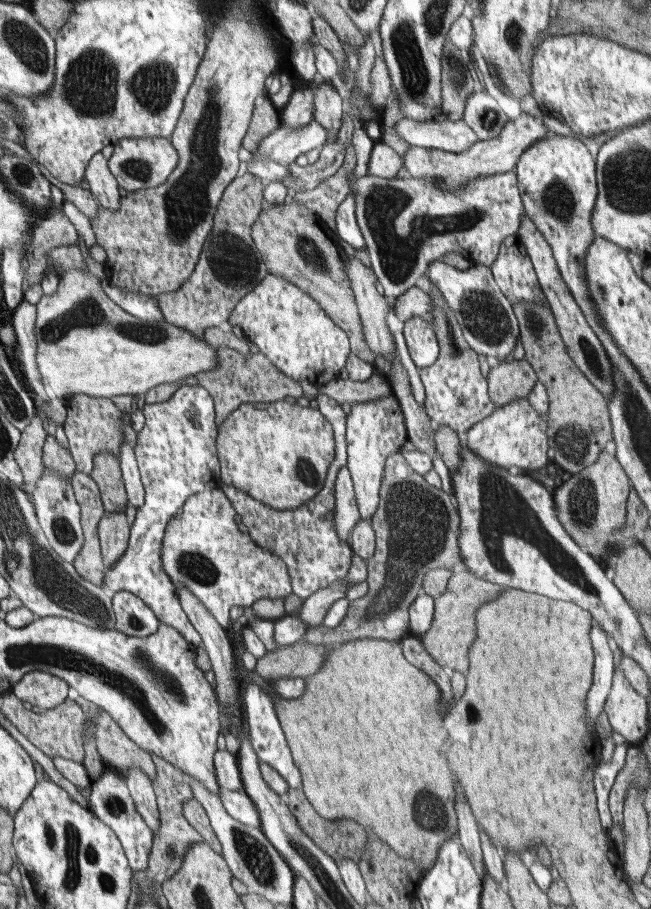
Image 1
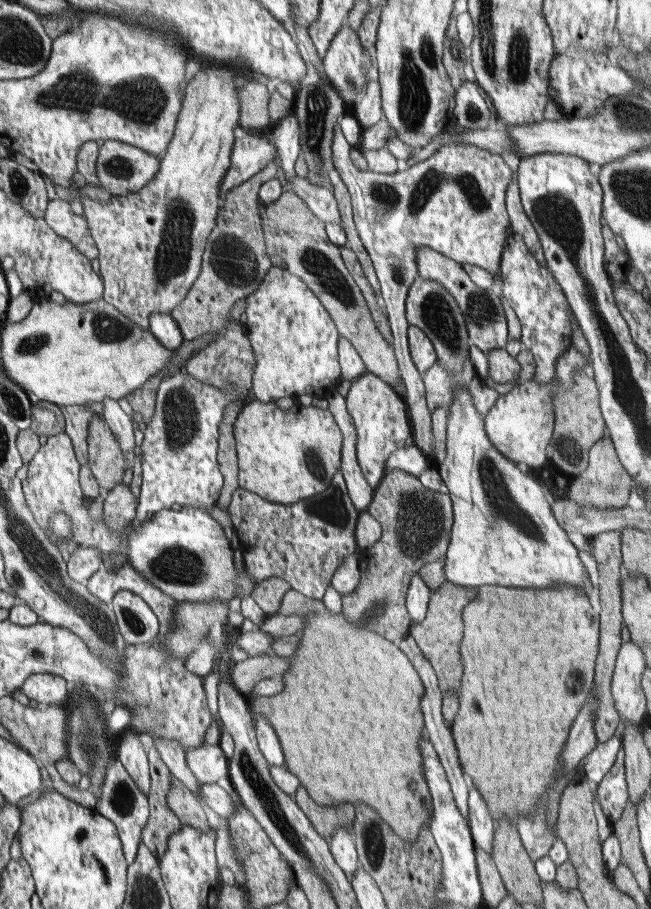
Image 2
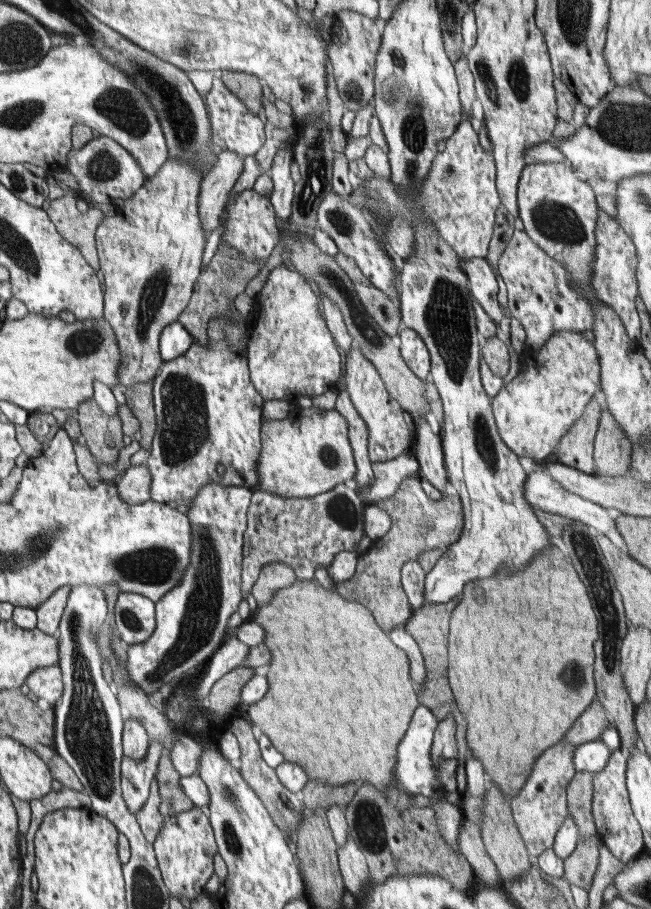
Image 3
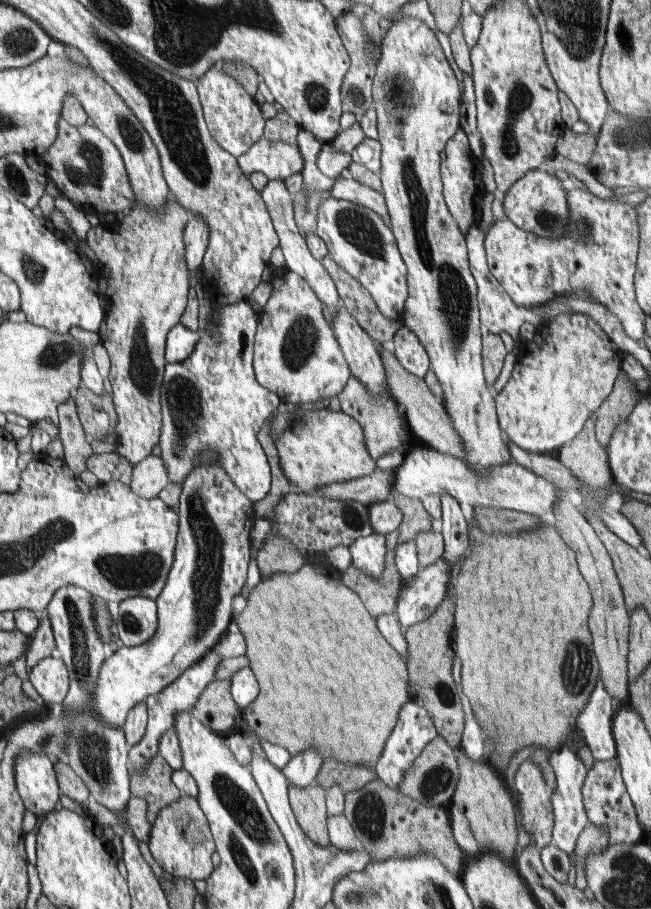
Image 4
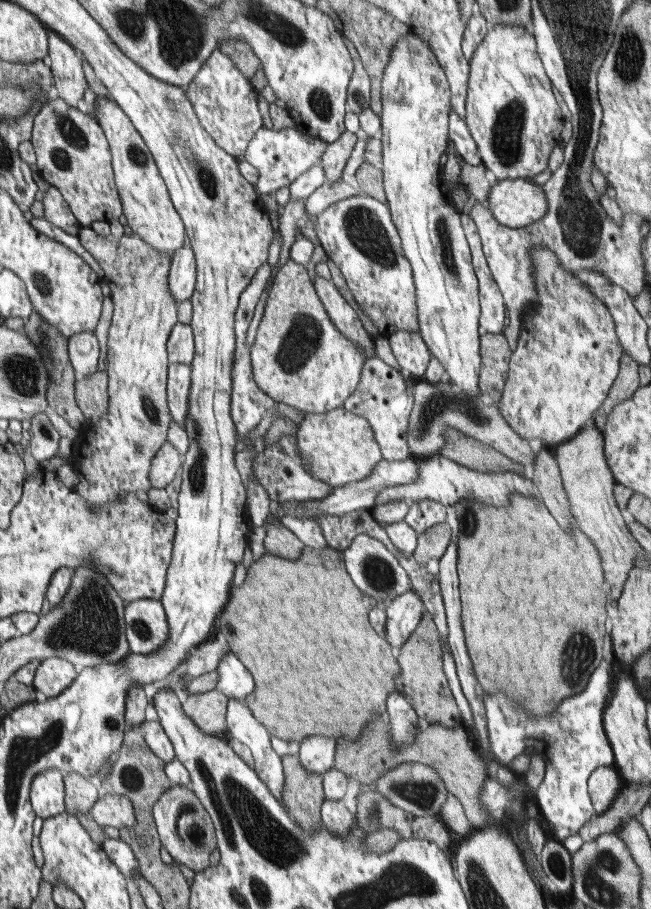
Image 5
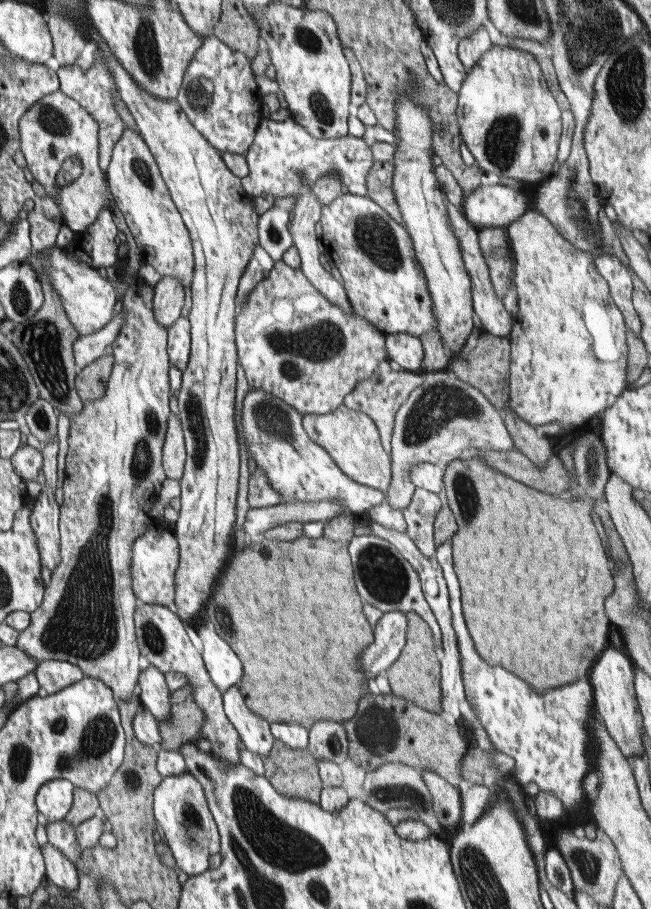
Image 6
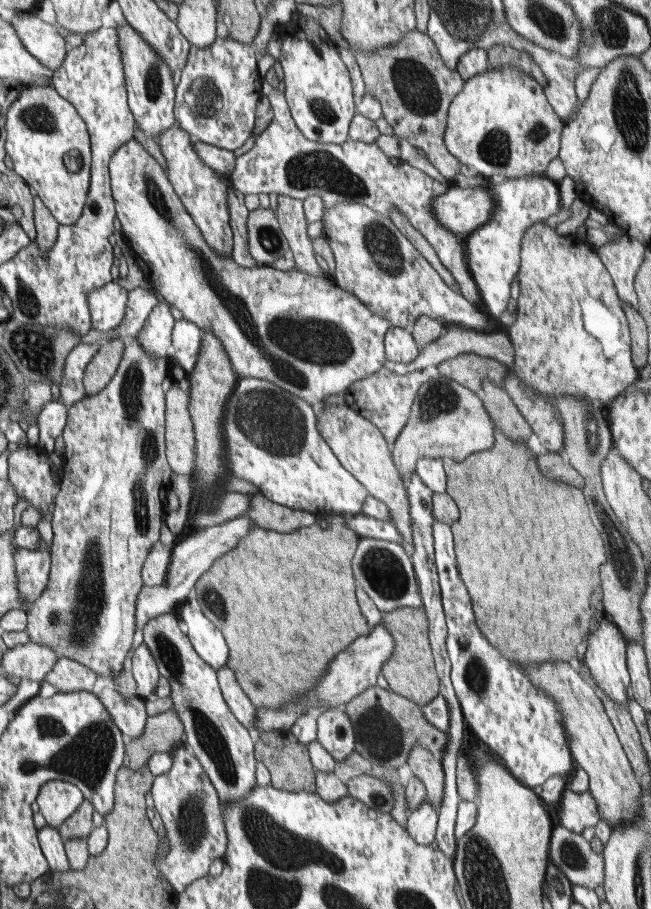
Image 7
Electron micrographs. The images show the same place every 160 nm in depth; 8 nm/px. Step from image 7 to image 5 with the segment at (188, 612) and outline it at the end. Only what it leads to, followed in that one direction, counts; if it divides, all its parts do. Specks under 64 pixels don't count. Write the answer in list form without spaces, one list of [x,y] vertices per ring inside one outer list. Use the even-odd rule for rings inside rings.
[[[232,652],[226,653],[215,668],[218,682],[215,689],[228,699],[238,699],[244,702],[254,690],[254,679],[240,659]]]

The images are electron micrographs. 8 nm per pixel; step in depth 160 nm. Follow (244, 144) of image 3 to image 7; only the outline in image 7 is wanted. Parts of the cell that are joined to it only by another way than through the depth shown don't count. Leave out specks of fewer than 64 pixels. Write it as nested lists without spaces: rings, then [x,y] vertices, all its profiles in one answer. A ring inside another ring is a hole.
[[[218,36],[207,48],[192,46],[182,76],[175,86],[173,113],[179,128],[187,131],[191,138],[206,144],[234,151],[240,148],[254,131],[256,104],[262,97],[262,77],[258,73],[258,56],[253,45],[223,39]]]

